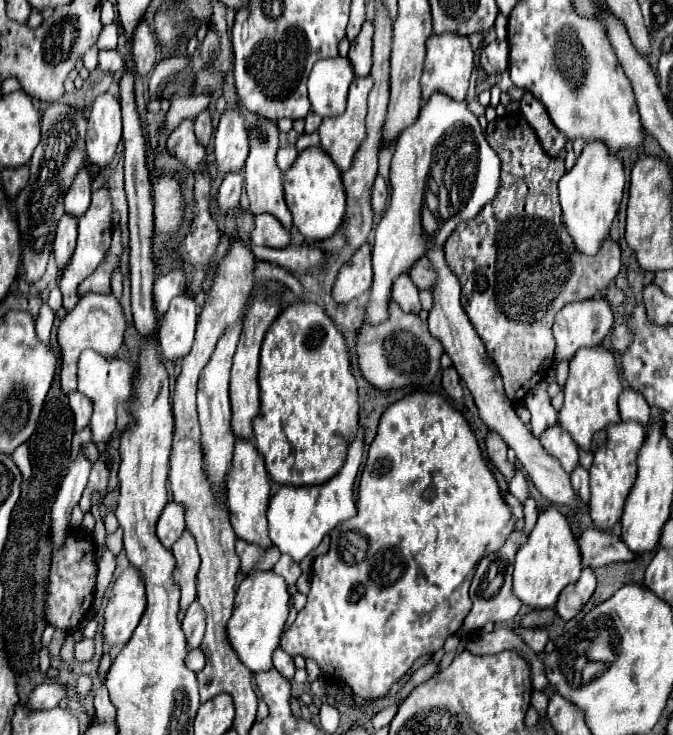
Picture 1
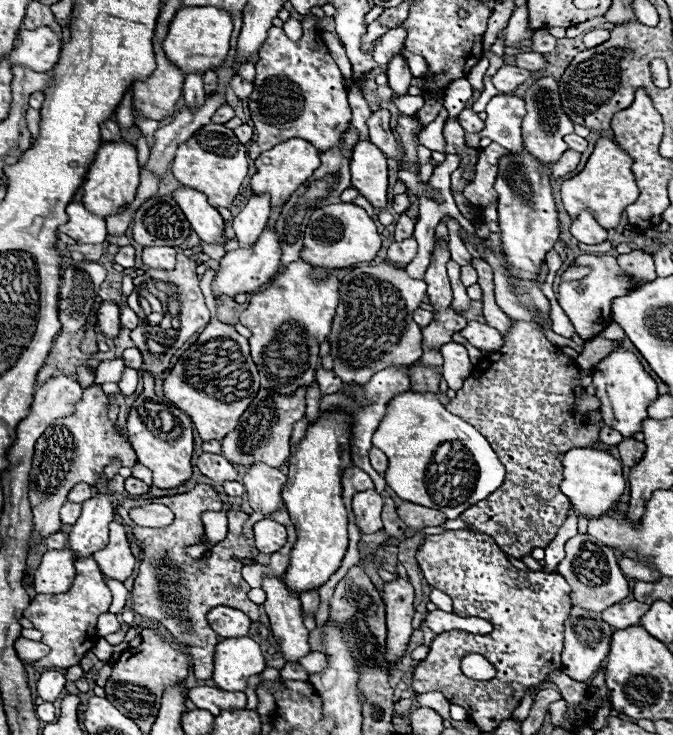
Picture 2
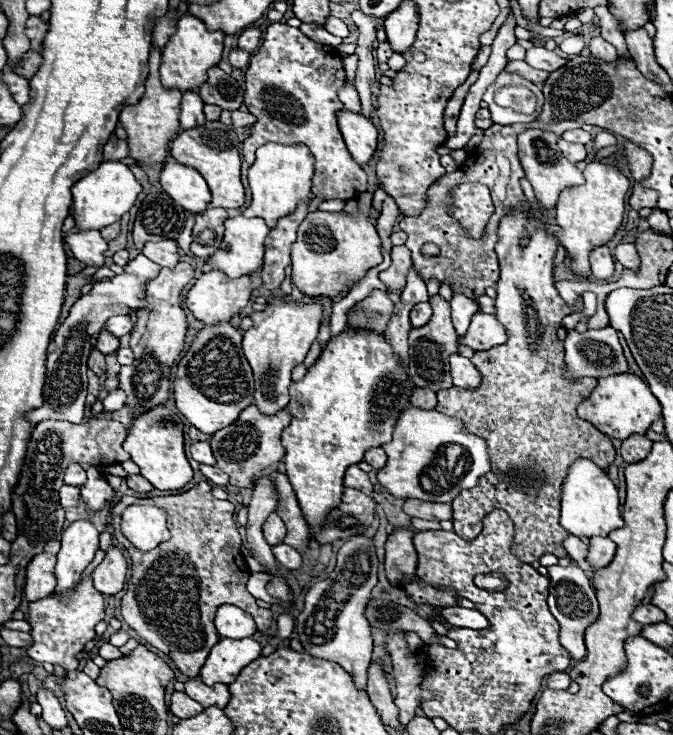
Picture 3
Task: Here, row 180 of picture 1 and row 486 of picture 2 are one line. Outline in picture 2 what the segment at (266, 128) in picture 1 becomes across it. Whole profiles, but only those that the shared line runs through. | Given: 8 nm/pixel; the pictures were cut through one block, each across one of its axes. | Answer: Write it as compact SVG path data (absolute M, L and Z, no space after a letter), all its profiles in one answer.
M262 462L250 466L250 472L244 476L244 486L252 510L272 516L284 508L284 500L280 496L284 482L286 474L282 474L278 468L266 466Z

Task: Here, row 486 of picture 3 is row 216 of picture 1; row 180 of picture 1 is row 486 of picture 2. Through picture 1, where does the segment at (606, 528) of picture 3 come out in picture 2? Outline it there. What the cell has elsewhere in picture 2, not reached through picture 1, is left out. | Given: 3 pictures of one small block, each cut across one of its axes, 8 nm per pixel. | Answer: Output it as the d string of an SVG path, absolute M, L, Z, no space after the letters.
M570 448L564 454L562 466L564 466L564 480L560 482L560 490L570 498L576 516L586 516L586 518L604 516L620 500L626 488L622 464L608 452L594 448Z

